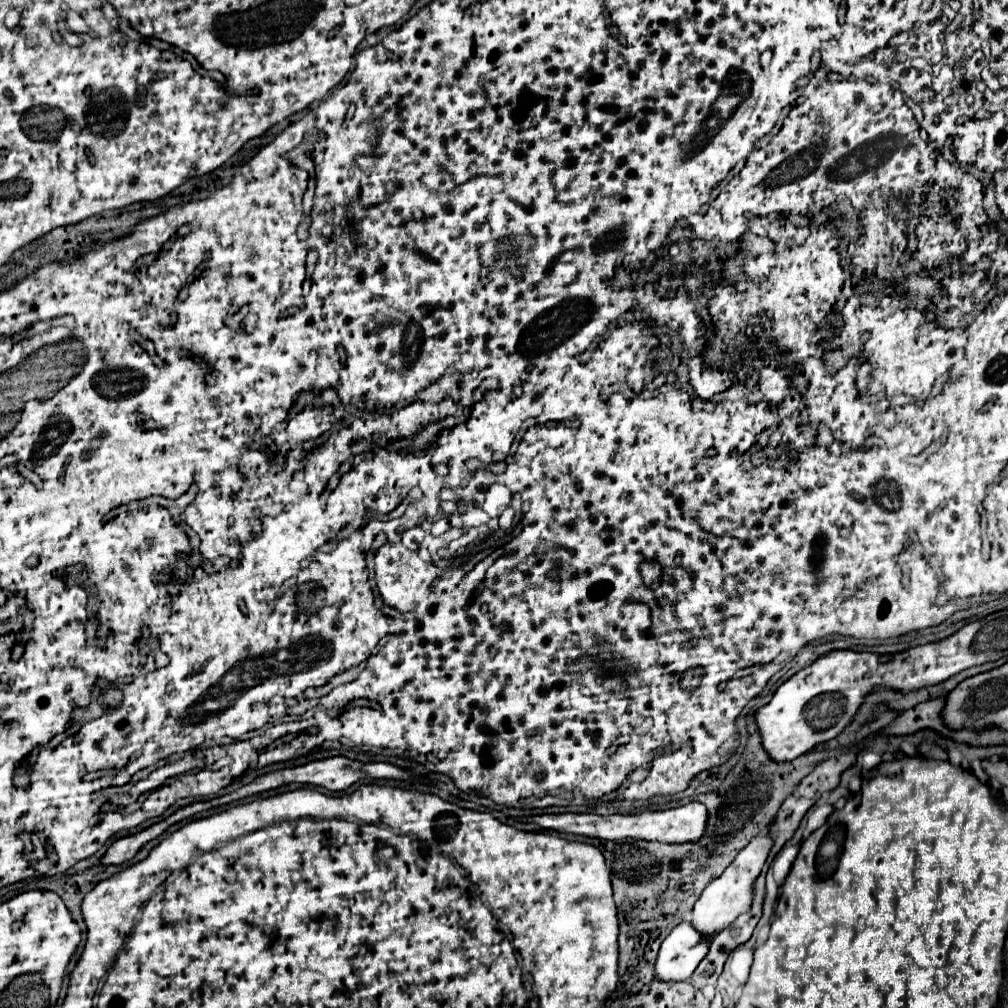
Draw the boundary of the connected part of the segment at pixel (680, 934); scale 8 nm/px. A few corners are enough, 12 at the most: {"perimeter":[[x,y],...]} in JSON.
{"perimeter":[[683,920],[655,962],[663,982],[689,980],[711,936]]}

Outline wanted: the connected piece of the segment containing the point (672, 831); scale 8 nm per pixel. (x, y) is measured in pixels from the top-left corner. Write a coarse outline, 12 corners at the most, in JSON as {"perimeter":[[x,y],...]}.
{"perimeter":[[707,808],[641,814],[543,814],[543,830],[589,838],[697,842]]}

